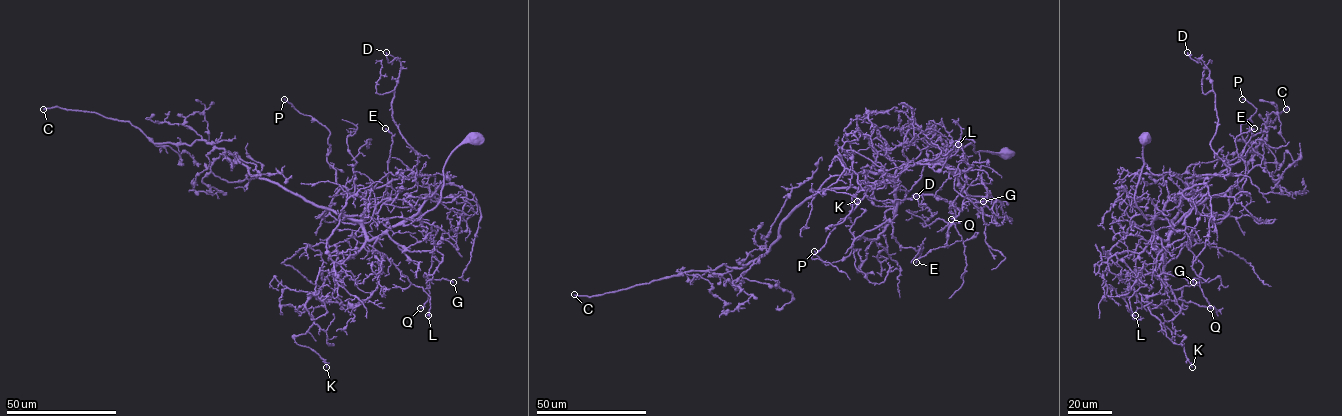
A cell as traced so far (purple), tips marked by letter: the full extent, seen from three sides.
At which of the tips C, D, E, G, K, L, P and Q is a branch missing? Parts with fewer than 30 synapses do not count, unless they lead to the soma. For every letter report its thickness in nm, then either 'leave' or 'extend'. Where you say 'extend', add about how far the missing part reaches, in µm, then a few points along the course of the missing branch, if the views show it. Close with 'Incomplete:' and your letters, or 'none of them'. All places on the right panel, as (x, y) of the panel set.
C: calibre 280 nm; extend; missing 130 µm; course (1286, 109), (1267, 120), (1262, 129), (1264, 158), (1287, 192), (1280, 197), (1284, 199), (1284, 187), (1272, 182)
D: calibre 150 nm; leave
E: calibre 110 nm; leave
G: calibre 200 nm; leave
K: calibre 130 nm; leave
L: calibre 160 nm; leave
P: calibre 140 nm; leave
Q: calibre 140 nm; leave
Incomplete: C

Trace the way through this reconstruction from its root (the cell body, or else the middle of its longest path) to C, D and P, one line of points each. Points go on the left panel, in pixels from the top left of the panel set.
C: (475, 138), (449, 157), (433, 208), (353, 220), (211, 143), (154, 143), (128, 121), (43, 109)
D: (475, 138), (449, 157), (435, 207), (363, 224), (367, 191), (424, 175), (393, 119), (401, 62), (386, 52)
P: (475, 138), (449, 157), (435, 207), (363, 224), (364, 200), (327, 160), (329, 131), (284, 99)

